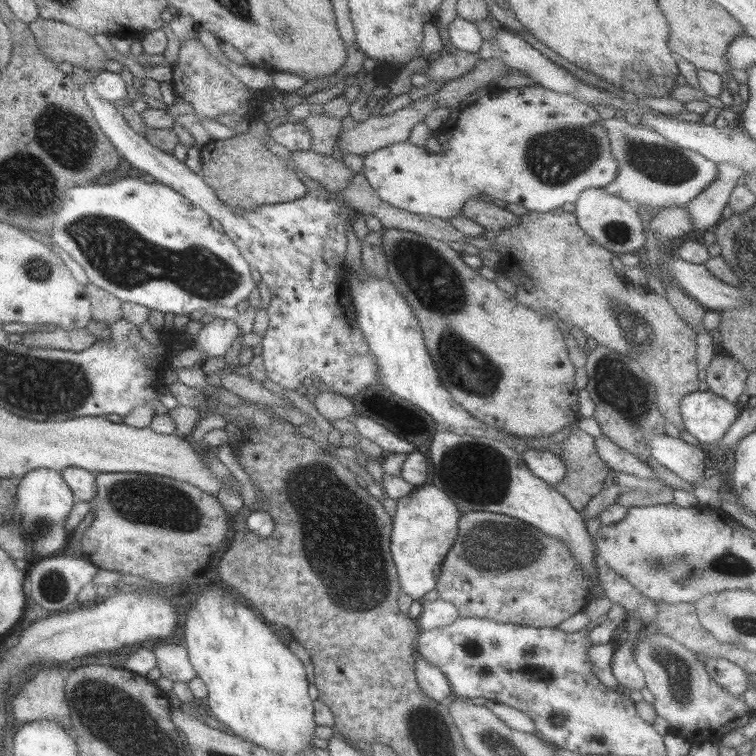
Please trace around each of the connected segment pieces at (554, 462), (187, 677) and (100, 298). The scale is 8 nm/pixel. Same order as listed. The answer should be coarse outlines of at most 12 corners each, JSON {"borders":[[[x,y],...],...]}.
{"borders":[[[528,448],[523,459],[552,487],[566,478],[566,463],[552,452]],[[150,645],[162,676],[188,682],[197,676],[186,648]],[[85,284],[91,316],[110,326],[123,316],[121,300]]]}

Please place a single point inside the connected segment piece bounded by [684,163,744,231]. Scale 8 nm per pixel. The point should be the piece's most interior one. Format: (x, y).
(706, 209)

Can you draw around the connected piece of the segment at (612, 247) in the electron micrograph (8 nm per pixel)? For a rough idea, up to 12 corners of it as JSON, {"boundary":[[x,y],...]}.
{"boundary":[[588,188],[577,223],[614,254],[642,252],[645,228],[634,203]]}

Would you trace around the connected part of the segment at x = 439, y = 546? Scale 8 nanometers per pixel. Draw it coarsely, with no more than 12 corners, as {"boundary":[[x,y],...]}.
{"boundary":[[434,484],[397,500],[401,592],[436,588],[462,515]]}

